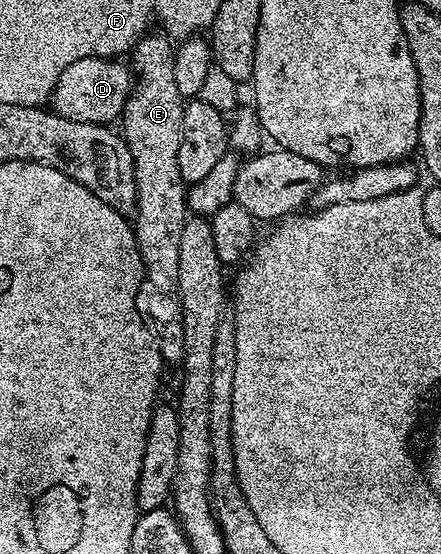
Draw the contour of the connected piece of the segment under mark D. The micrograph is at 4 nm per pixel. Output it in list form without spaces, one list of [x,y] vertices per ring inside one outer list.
[[[86,58],[77,60],[77,64],[69,64],[65,72],[61,72],[61,80],[57,80],[55,90],[49,102],[54,113],[65,120],[107,126],[111,121],[122,119],[123,109],[133,89],[133,71],[126,61],[109,58]]]

